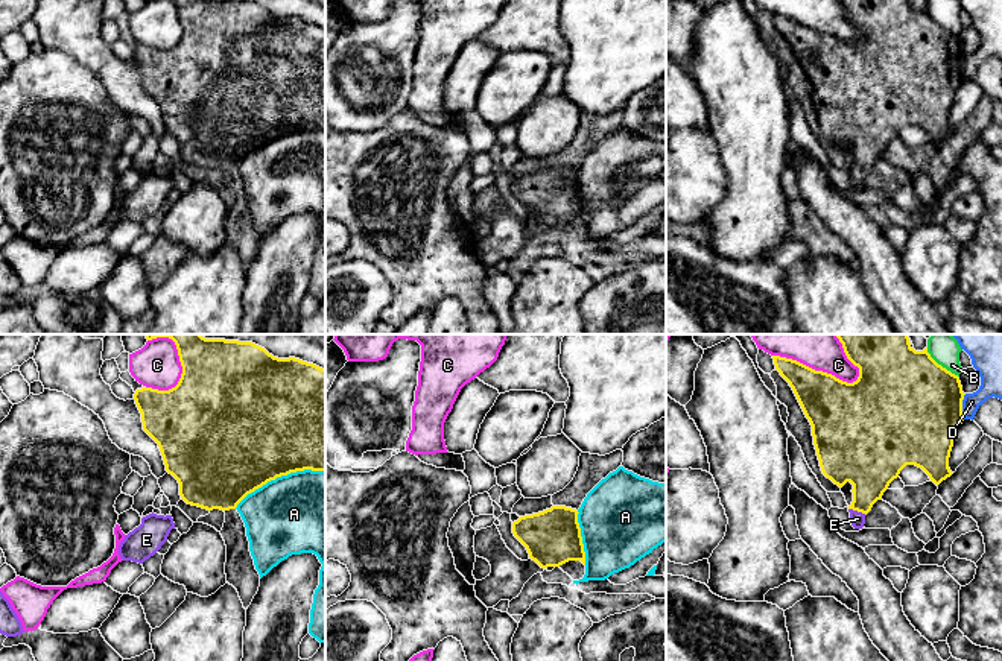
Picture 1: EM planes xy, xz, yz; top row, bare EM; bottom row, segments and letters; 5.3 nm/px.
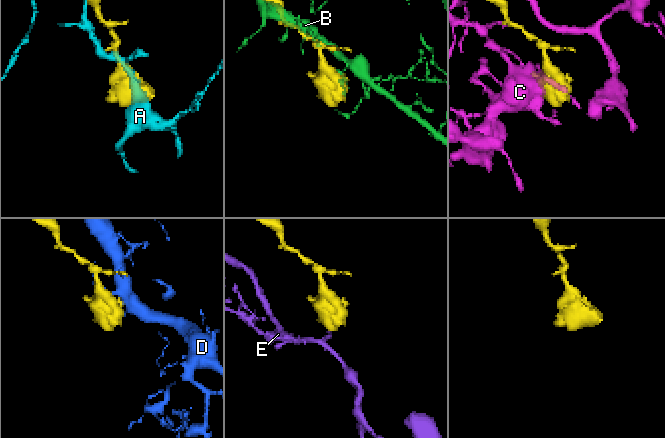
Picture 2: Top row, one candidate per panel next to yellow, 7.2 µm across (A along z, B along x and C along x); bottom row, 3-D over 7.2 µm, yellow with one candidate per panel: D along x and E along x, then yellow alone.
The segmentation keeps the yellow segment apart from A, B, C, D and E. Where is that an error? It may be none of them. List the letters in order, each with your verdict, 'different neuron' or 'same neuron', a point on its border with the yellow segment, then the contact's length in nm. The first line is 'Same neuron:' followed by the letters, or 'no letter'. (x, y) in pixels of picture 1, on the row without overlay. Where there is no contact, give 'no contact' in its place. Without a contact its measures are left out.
Same neuron: E
A: different neuron; meets yellow in xy at (279, 135); contact 500 nm long
B: different neuron; meets yellow in yz at (940, 25); contact 240 nm long
C: different neuron; meets yellow in yz at (817, 31); contact 480 nm long
D: different neuron; meets yellow in yz at (961, 66); contact 140 nm long
E: same neuron; meets yellow in yz at (858, 170); contact 100 nm long

